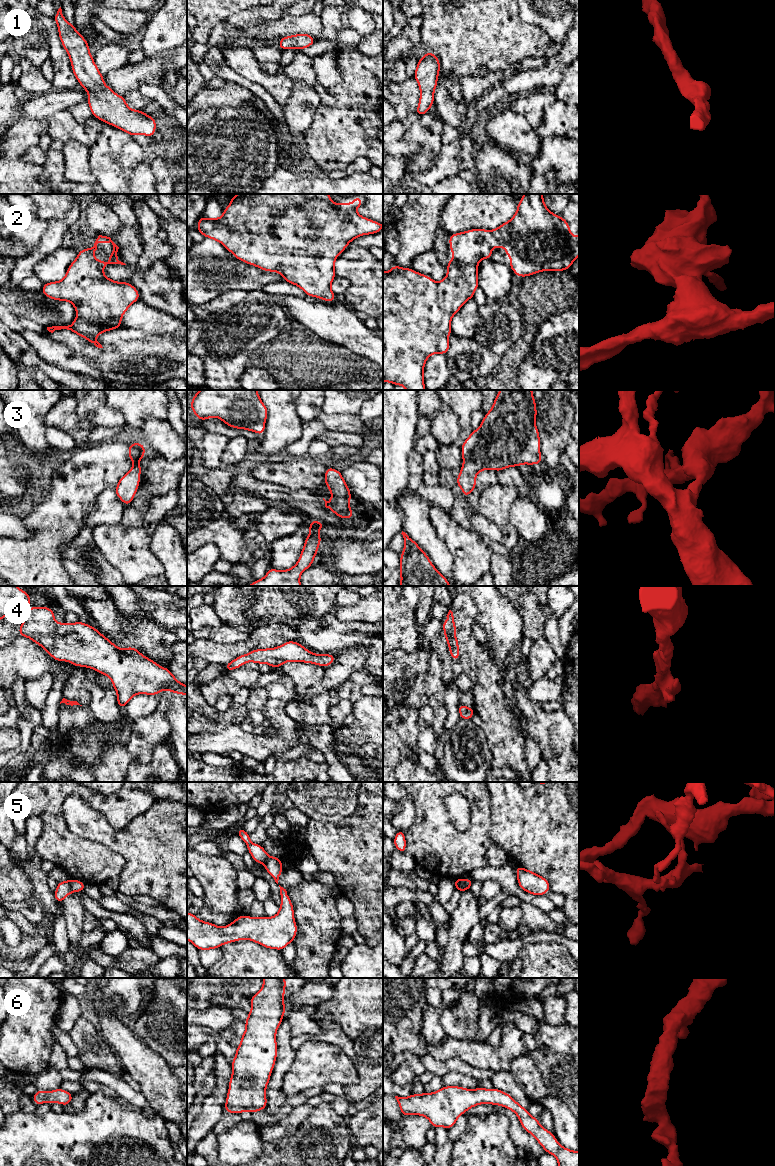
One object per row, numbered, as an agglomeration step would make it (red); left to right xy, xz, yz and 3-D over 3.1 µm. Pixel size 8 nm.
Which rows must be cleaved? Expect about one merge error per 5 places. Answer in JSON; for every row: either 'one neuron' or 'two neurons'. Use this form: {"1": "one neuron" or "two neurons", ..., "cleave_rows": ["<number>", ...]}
{"1": "one neuron", "2": "one neuron", "3": "one neuron", "4": "one neuron", "5": "two neurons", "6": "one neuron", "cleave_rows": ["5"]}

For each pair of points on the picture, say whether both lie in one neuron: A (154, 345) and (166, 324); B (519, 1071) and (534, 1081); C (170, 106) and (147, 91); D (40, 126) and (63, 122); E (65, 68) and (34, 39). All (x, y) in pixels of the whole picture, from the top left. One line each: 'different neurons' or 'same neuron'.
A: different neurons
B: same neuron
C: same neuron
D: different neurons
E: different neurons

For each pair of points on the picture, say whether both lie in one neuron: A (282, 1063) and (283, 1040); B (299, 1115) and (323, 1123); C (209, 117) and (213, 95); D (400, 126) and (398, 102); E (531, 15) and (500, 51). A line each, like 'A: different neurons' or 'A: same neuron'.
A: same neuron
B: different neurons
C: different neurons
D: different neurons
E: different neurons

